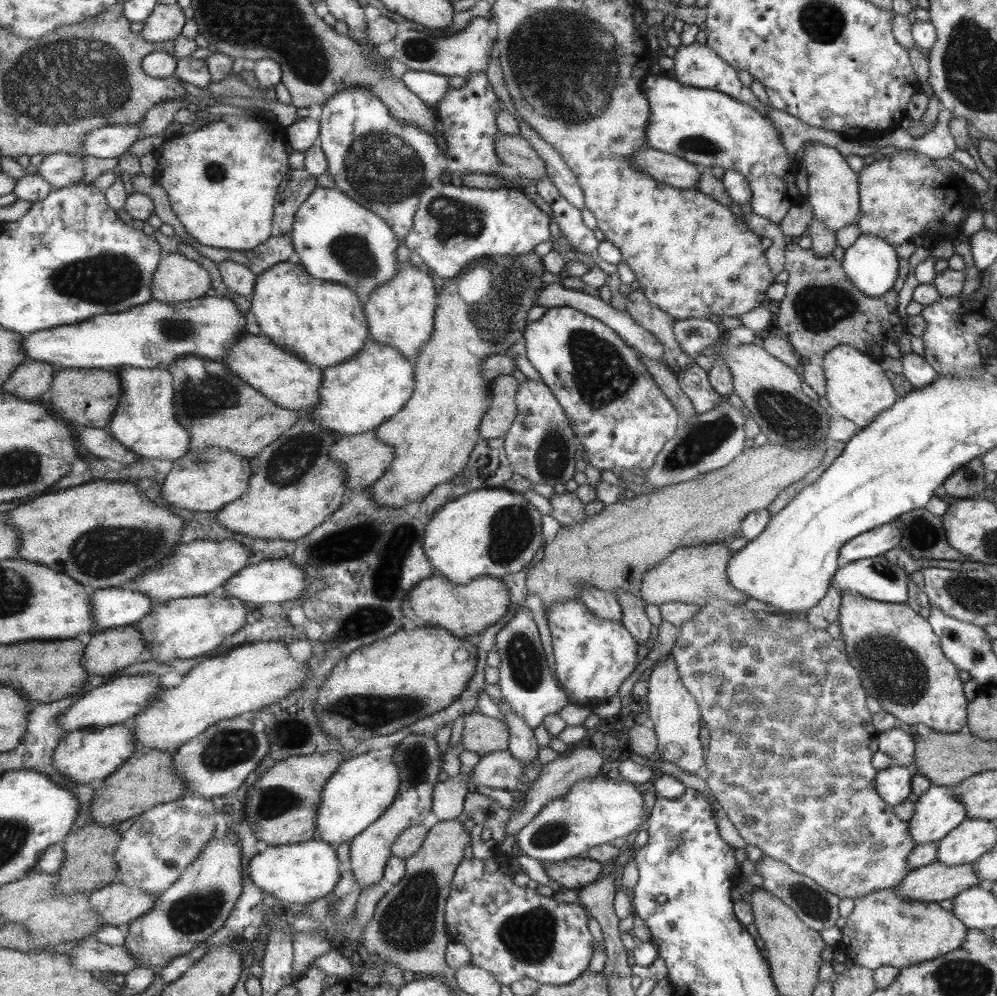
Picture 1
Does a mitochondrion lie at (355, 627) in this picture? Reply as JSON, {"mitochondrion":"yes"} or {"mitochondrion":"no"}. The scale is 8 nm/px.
{"mitochondrion":"yes"}

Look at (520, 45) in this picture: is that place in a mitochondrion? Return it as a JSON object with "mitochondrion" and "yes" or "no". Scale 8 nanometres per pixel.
{"mitochondrion":"yes"}

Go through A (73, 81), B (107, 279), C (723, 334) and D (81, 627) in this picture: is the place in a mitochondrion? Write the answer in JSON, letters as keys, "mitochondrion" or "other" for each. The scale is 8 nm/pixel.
{"A":"mitochondrion","B":"mitochondrion","C":"other","D":"other"}

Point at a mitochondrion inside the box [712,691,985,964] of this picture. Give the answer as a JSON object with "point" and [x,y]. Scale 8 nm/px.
{"point":[811,901]}

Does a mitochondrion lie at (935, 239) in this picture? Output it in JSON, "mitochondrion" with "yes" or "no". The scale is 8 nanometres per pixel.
{"mitochondrion":"no"}

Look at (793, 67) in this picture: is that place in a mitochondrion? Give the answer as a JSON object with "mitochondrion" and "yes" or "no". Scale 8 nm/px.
{"mitochondrion":"no"}

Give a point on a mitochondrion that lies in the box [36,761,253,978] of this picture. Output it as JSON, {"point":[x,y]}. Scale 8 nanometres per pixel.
{"point":[193,912]}

